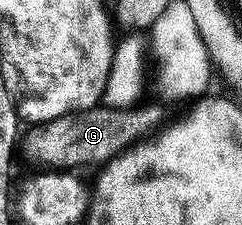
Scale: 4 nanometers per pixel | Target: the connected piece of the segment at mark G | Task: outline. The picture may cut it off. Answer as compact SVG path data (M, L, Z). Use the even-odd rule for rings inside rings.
M98 104L88 110L78 110L75 114L64 114L50 122L30 125L26 129L29 131L26 134L24 131L20 139L20 153L25 153L25 158L31 165L41 166L37 168L48 168L53 172L69 172L77 168L73 166L89 166L92 162L104 164L109 159L122 154L142 136L148 135L154 129L152 126L160 120L159 107L140 106L130 109L113 109L107 105Z

